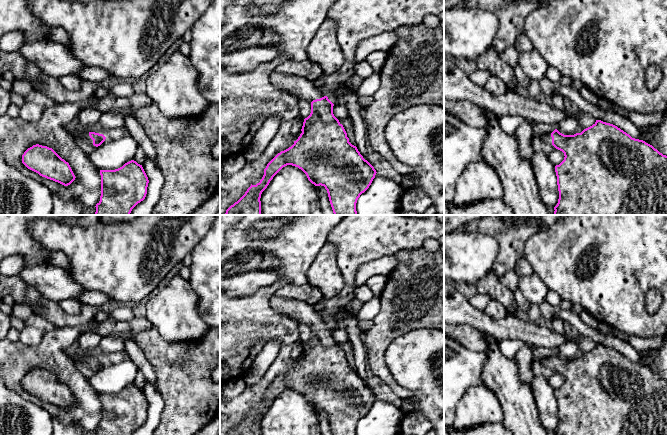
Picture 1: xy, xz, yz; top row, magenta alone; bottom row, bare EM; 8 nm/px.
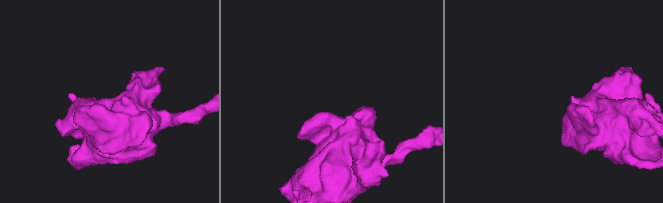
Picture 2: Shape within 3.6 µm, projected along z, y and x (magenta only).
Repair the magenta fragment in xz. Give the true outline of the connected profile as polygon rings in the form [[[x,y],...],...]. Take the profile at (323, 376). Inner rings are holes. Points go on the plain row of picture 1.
[[[278,297],[270,299],[271,308],[299,323],[311,327],[311,337],[304,343],[302,357],[288,373],[278,377],[264,393],[259,407],[252,409],[245,418],[226,435],[261,435],[261,418],[273,401],[285,390],[292,389],[301,393],[315,410],[324,410],[327,414],[333,435],[356,435],[356,427],[362,417],[371,409],[376,399],[374,391],[363,382],[357,371],[349,366],[343,349],[333,338],[334,328],[318,314],[313,306],[294,299]]]

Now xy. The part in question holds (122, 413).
[[[136,385],[115,394],[100,394],[101,420],[96,435],[132,435],[147,418],[148,401]]]

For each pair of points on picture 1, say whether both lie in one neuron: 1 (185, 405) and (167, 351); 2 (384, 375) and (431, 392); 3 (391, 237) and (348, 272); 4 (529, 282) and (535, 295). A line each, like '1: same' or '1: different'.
1: same
2: different
3: same
4: same

